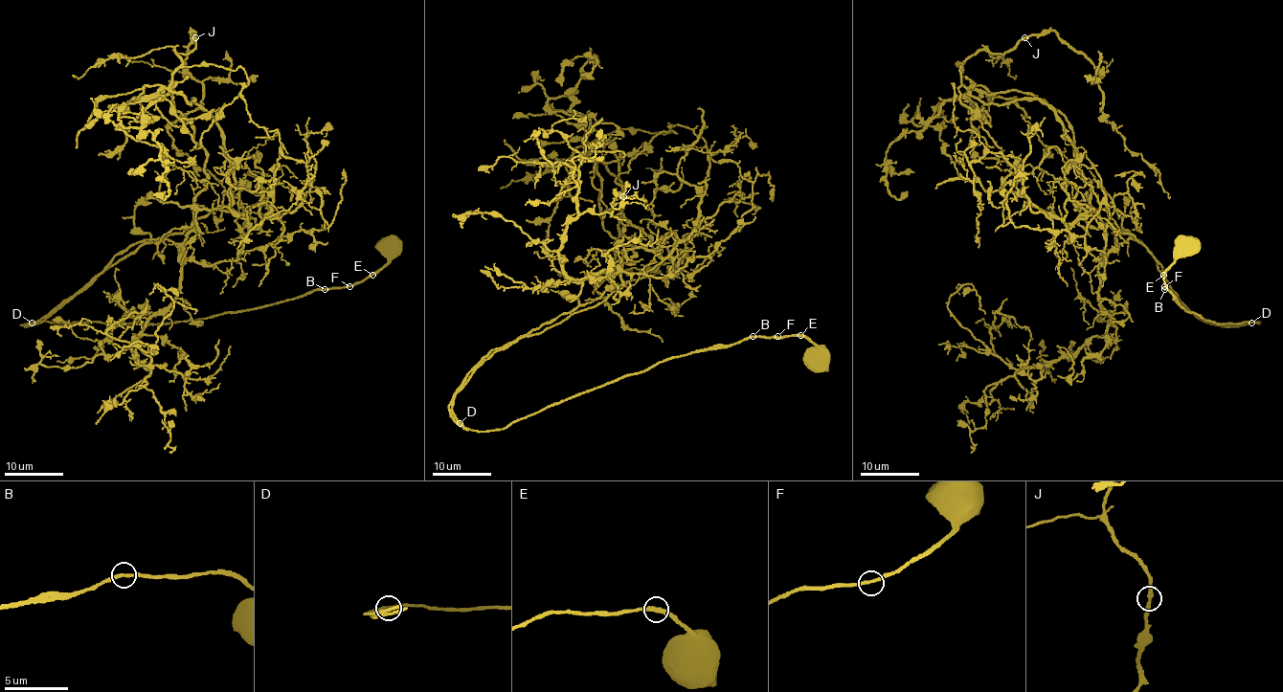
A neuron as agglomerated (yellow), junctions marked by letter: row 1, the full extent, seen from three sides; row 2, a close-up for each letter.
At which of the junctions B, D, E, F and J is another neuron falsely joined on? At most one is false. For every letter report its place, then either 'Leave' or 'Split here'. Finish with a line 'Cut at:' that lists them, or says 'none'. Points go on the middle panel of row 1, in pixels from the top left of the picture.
B: Place: (753, 336). Leave
D: Place: (460, 423). Split here
E: Place: (800, 335). Leave
F: Place: (777, 336). Leave
J: Place: (623, 196). Leave
Cut at: D

